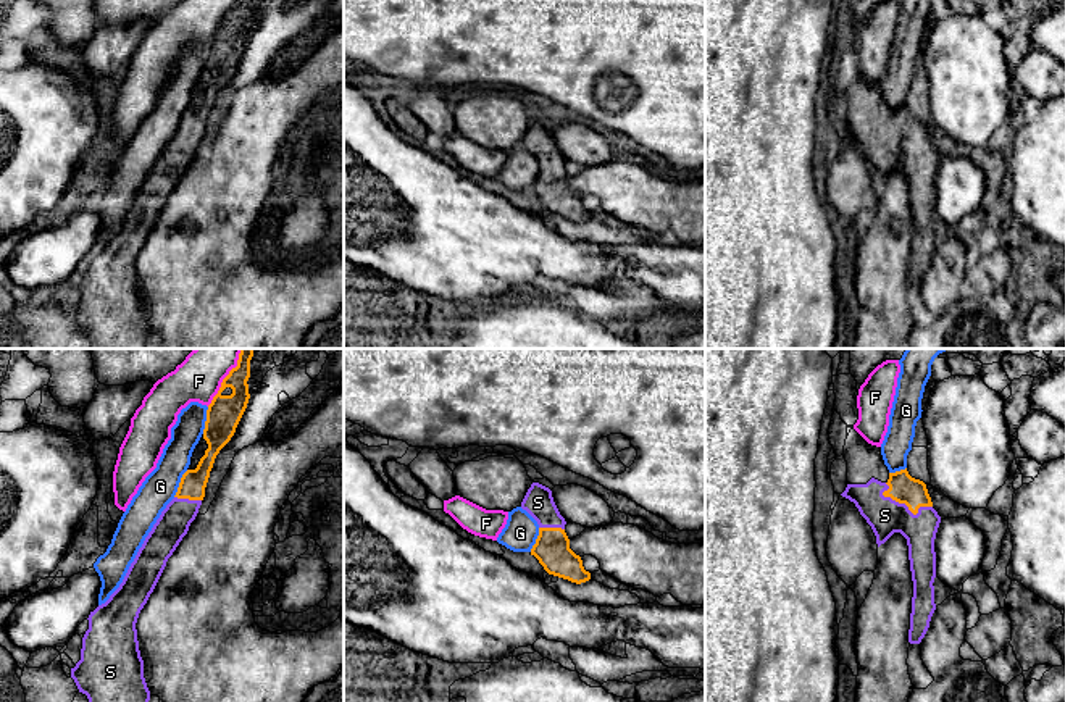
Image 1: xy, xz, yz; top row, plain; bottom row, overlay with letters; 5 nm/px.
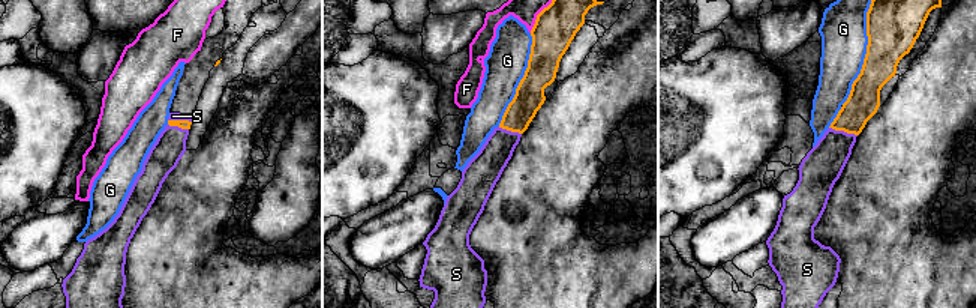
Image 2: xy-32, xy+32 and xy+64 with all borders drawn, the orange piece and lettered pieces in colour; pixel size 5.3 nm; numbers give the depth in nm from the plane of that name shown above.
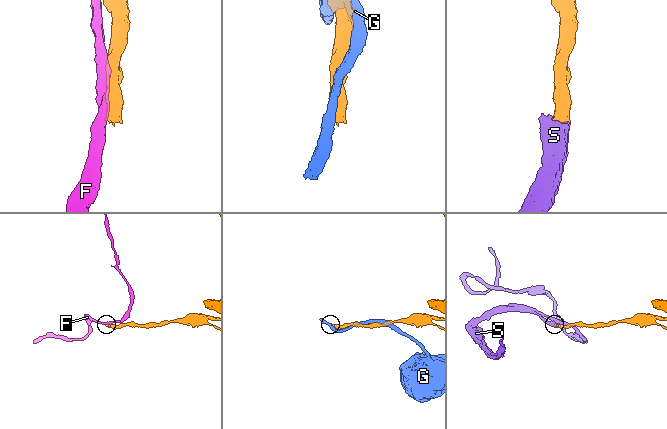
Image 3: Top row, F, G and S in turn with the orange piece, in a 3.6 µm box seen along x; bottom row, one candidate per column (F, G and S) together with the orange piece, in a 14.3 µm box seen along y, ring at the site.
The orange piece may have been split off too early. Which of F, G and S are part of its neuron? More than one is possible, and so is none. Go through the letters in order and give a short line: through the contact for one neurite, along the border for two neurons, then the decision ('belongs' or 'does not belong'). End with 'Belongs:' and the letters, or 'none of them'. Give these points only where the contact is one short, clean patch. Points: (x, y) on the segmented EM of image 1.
F: does not belong
G: does not belong
S: line yz (902, 488), (902, 502), (885, 515); belongs
Belongs: S

